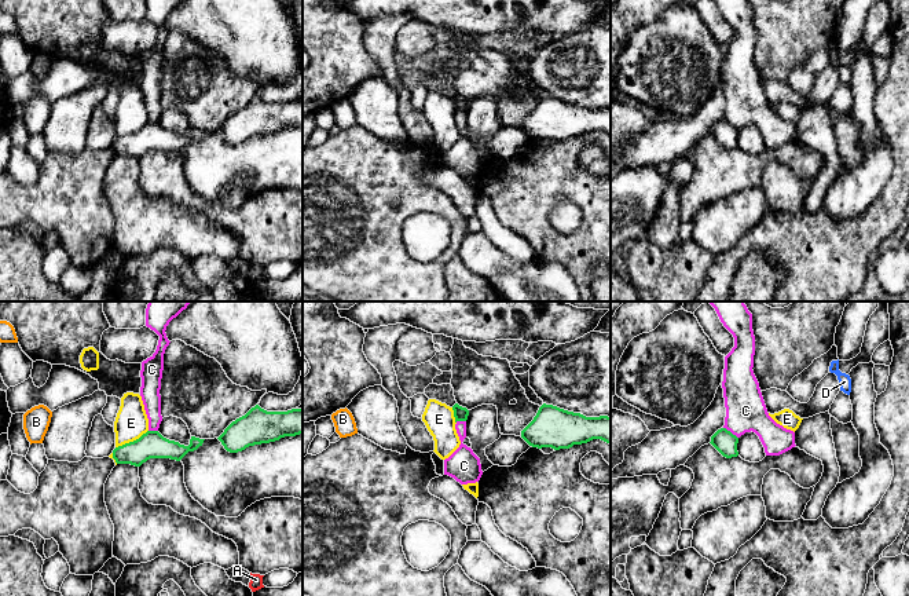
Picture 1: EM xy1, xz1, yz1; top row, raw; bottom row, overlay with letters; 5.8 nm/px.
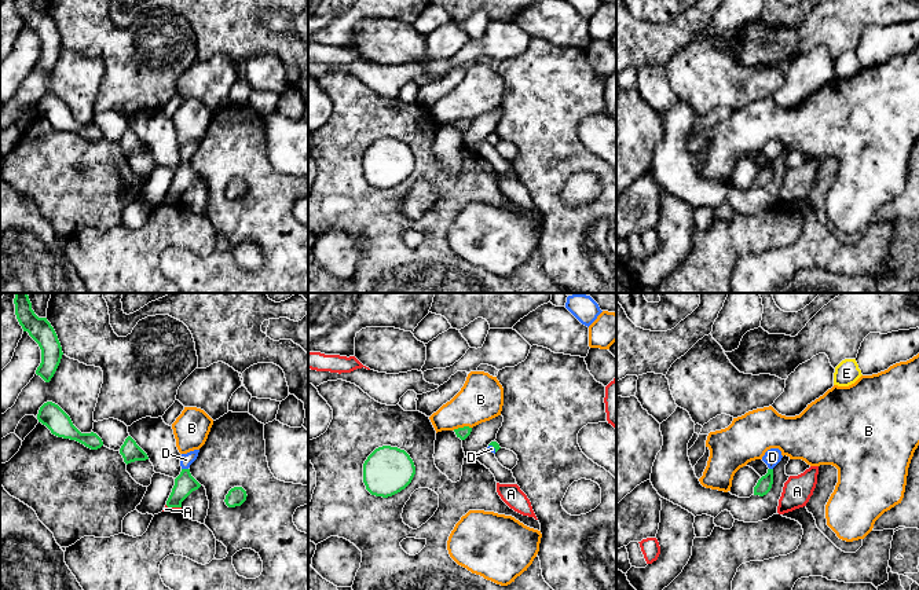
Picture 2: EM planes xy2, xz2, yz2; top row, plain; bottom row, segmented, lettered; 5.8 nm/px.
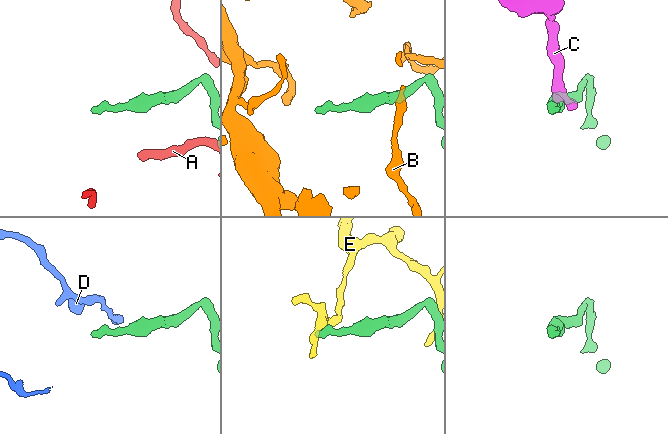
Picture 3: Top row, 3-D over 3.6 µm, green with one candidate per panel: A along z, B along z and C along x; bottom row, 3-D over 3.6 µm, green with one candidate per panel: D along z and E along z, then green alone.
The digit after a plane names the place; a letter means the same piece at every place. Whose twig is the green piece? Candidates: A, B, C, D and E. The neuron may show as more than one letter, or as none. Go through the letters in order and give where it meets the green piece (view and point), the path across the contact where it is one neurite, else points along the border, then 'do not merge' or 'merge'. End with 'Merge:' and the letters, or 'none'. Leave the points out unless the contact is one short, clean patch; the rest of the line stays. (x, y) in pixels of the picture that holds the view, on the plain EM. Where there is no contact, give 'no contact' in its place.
A: contact xy2 (174, 198); border xy2 (165, 197), (180, 200); do not merge
B: contact xz2 (461, 120); do not merge
C: contact yz1 (729, 123); border yz1 (724, 119), (737, 130); do not merge
D: contact xy2 (185, 161); way xy2 (185, 175), (185, 161), (186, 151); merge
E: contact xy1 (131, 134); border xy1 (147, 121), (138, 130), (116, 139); do not merge
Merge: D

